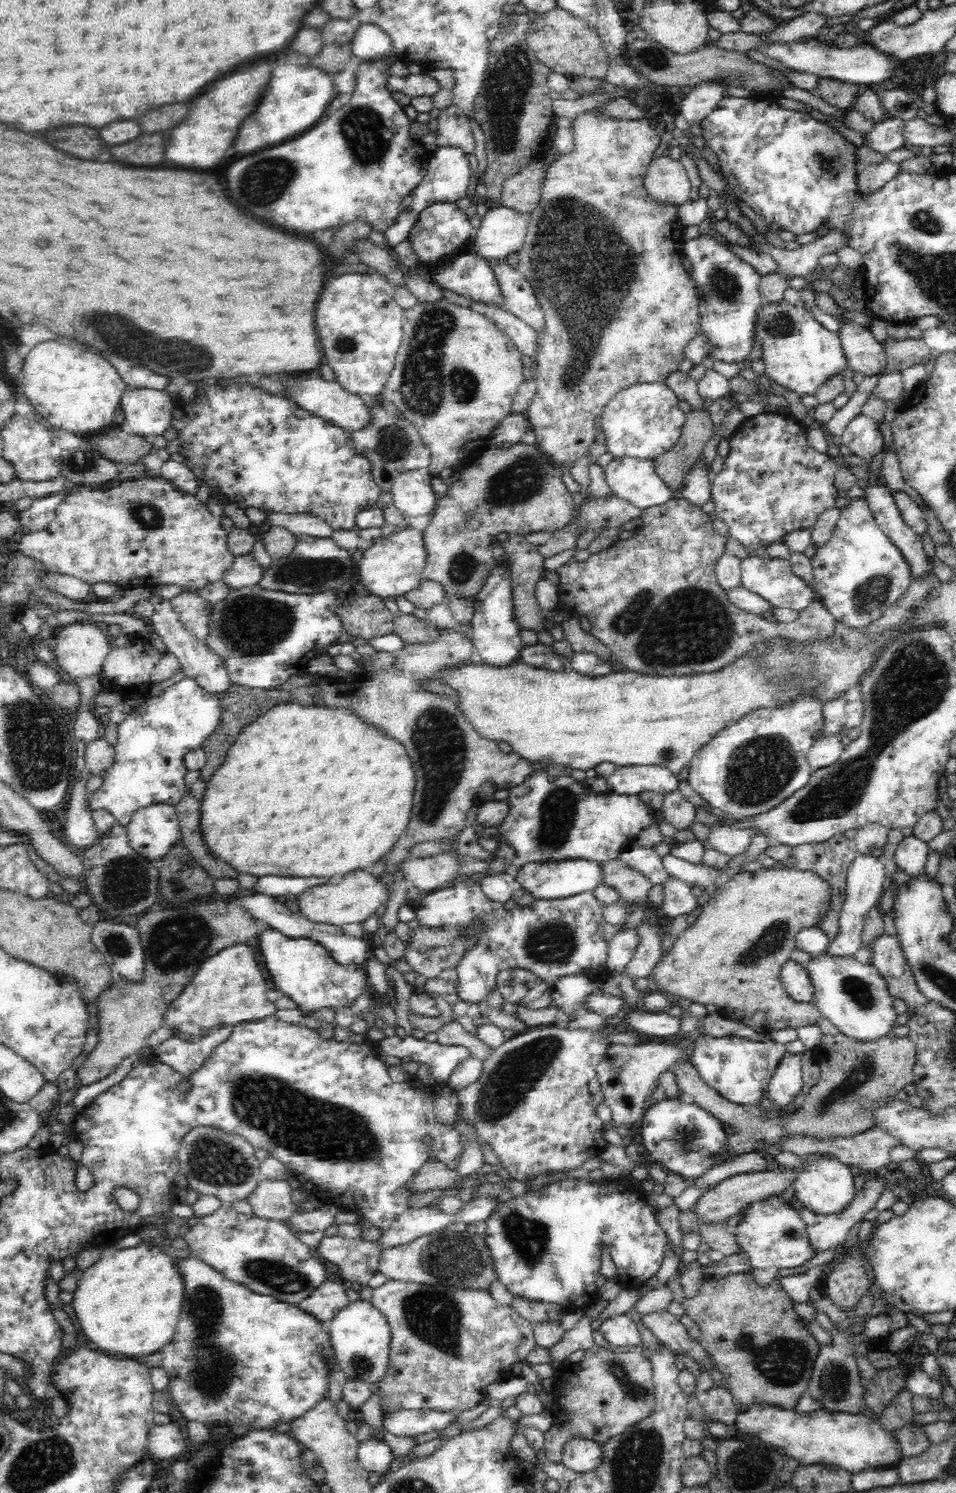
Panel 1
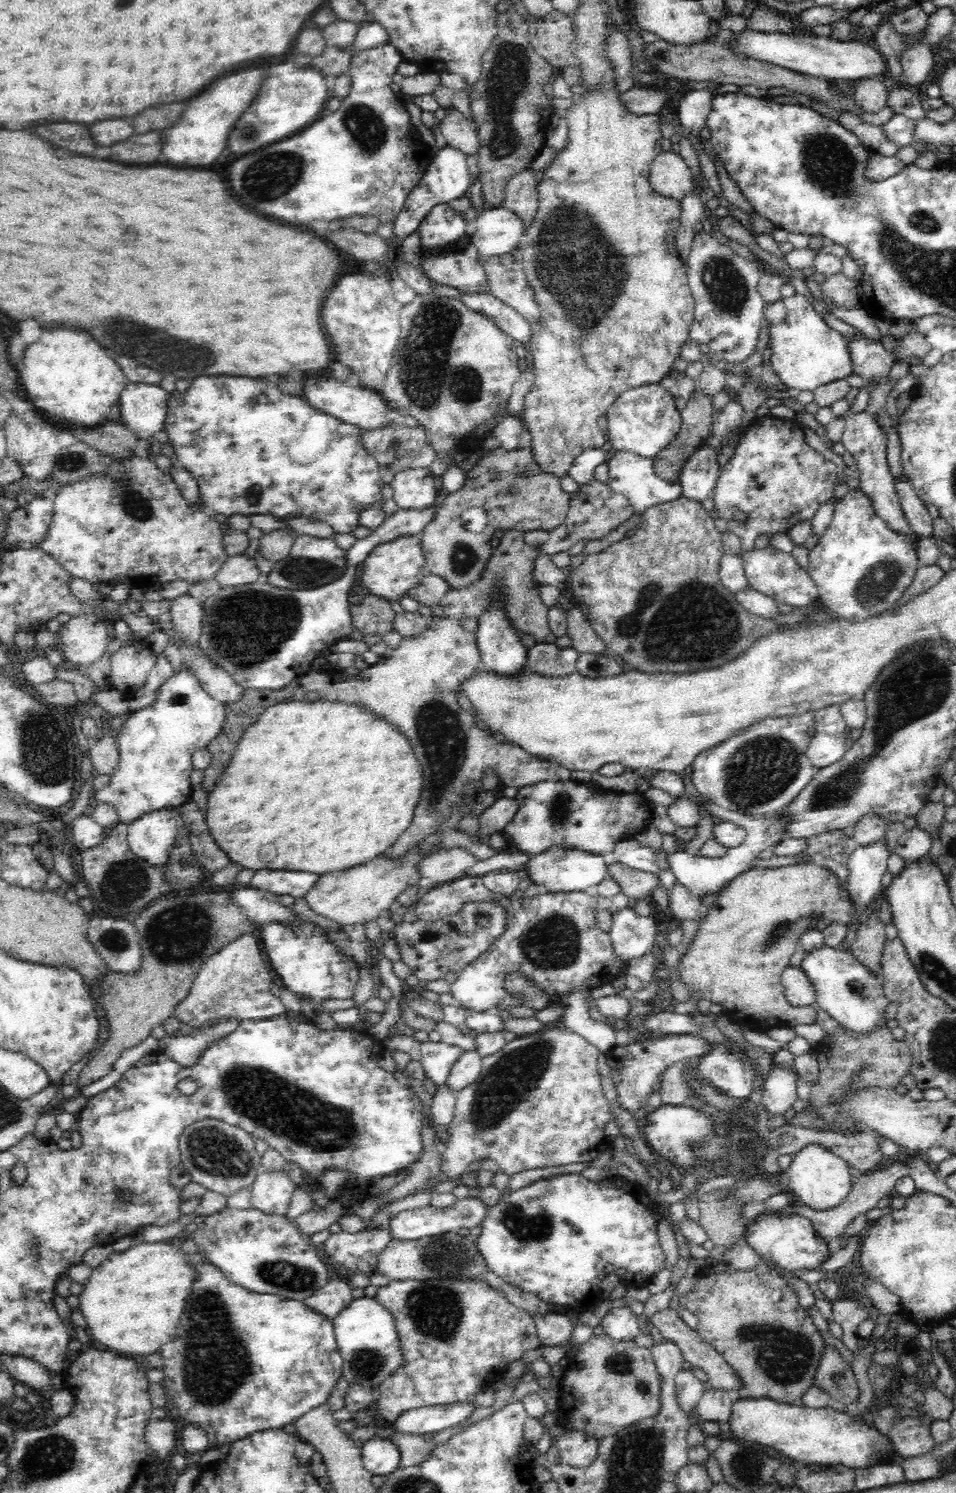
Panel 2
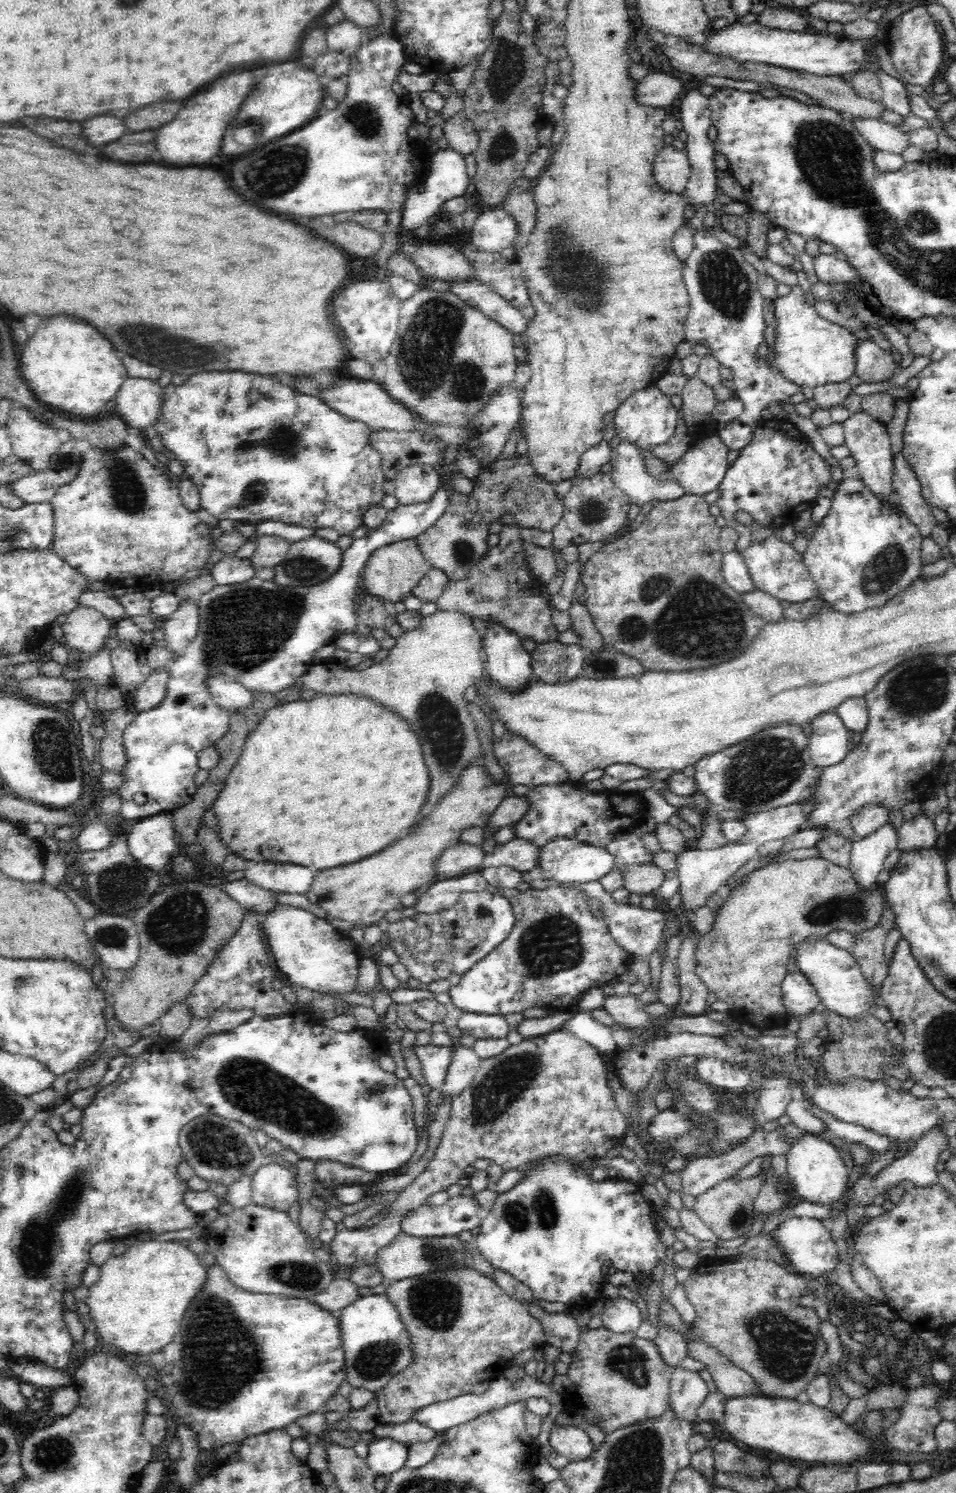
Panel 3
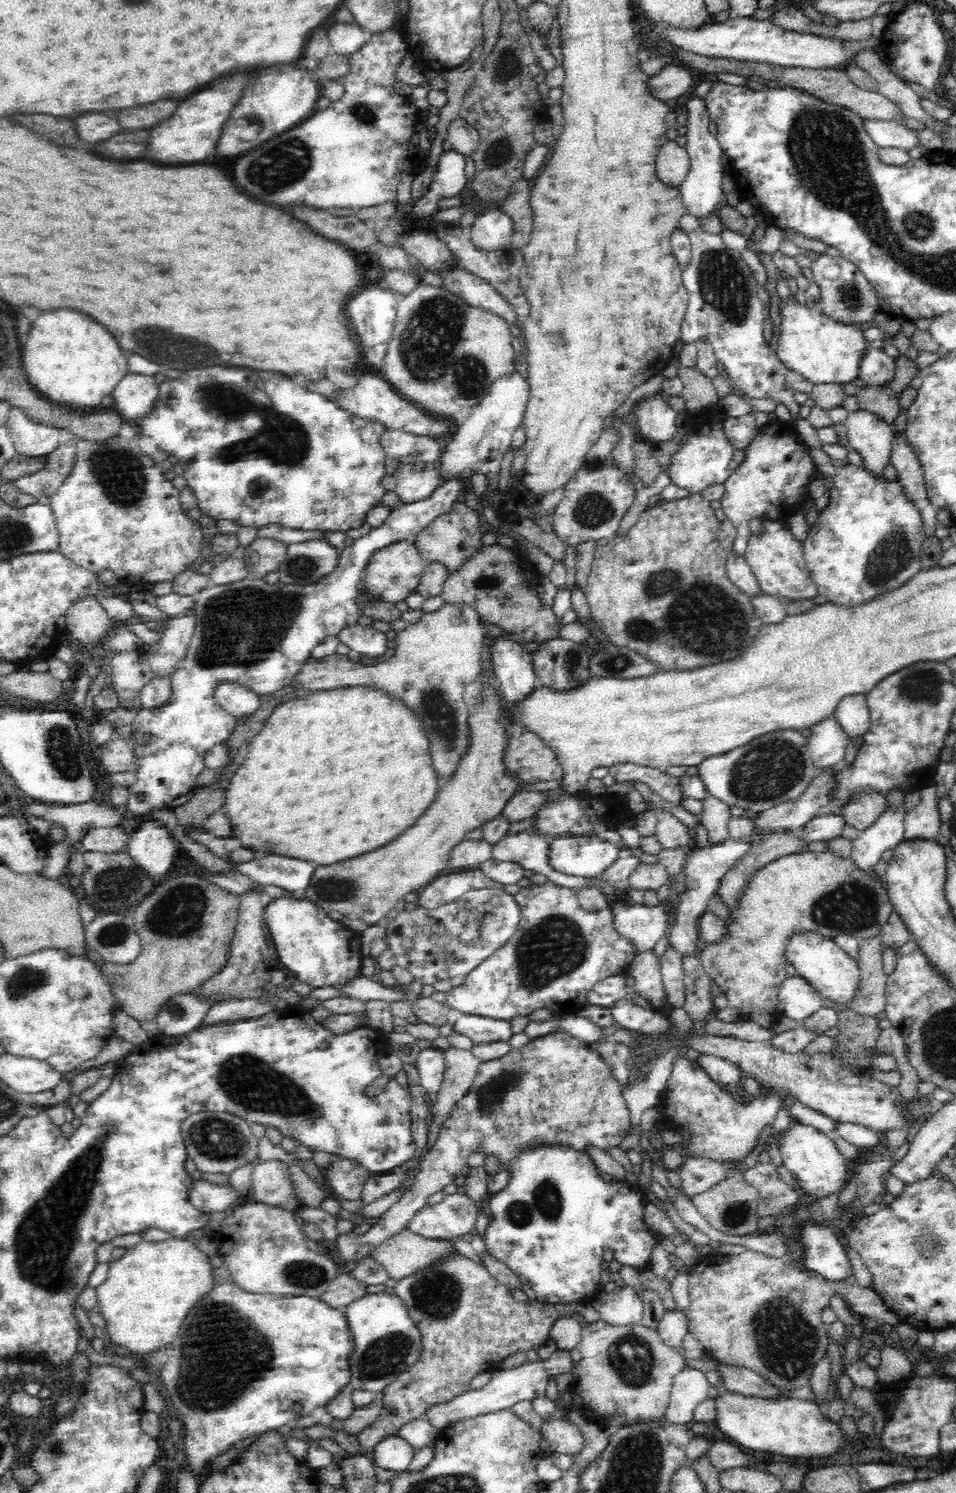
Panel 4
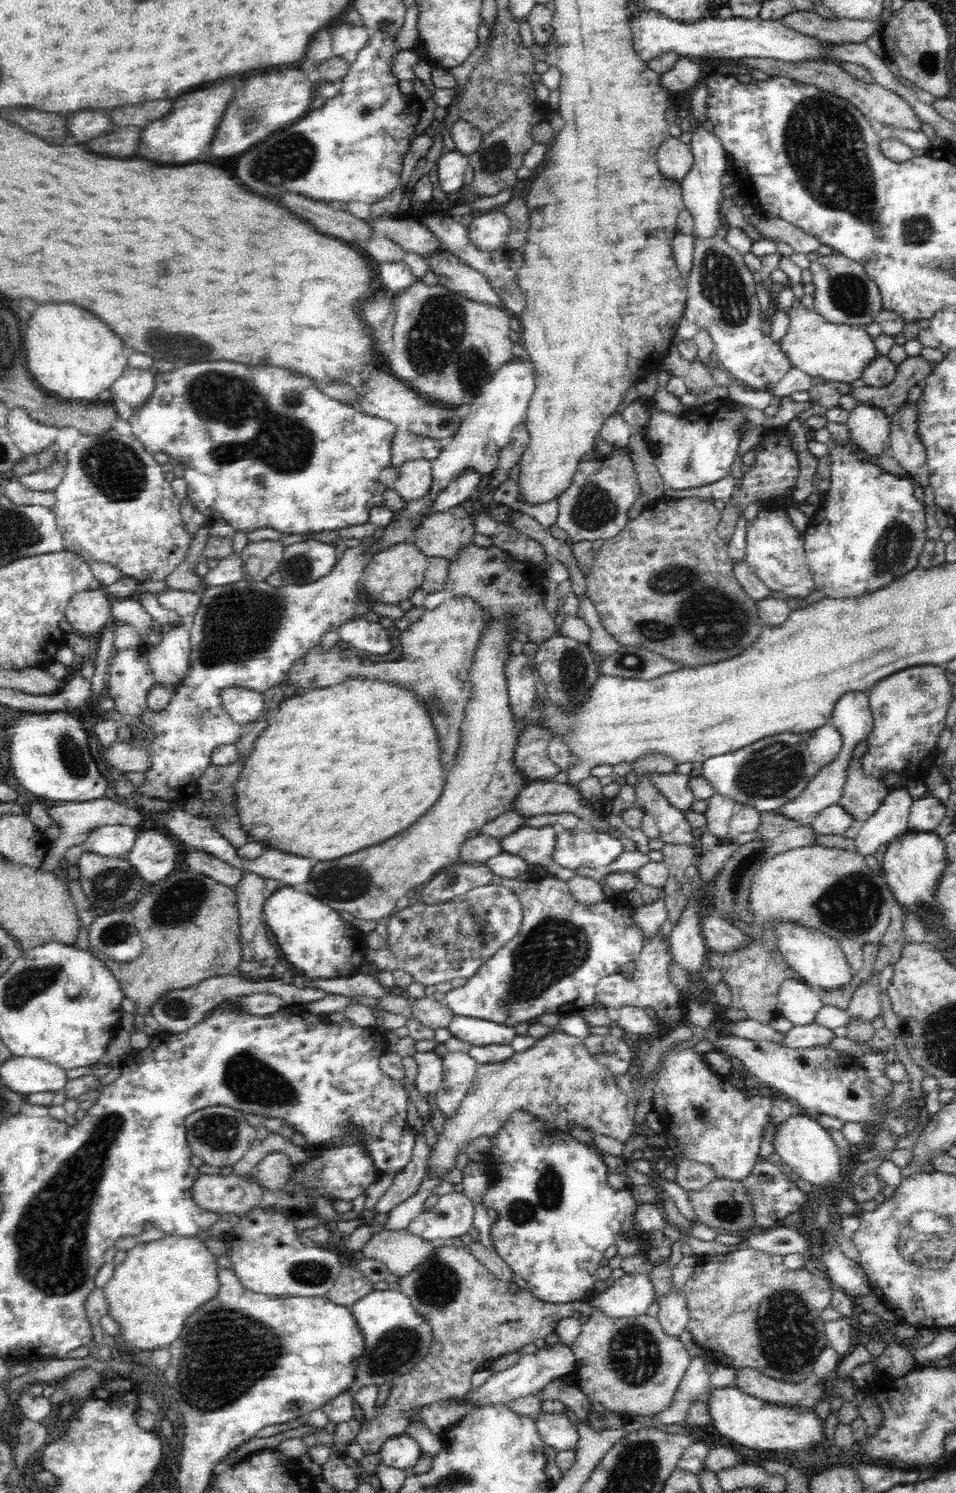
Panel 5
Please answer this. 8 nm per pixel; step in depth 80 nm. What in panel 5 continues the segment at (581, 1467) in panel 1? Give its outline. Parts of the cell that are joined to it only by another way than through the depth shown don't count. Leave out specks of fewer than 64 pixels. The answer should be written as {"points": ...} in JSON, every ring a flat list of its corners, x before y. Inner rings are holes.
{"points":[[538,1412,536,1428,545,1444,555,1450,574,1450,579,1441,577,1425,574,1425,568,1416,560,1413]]}

